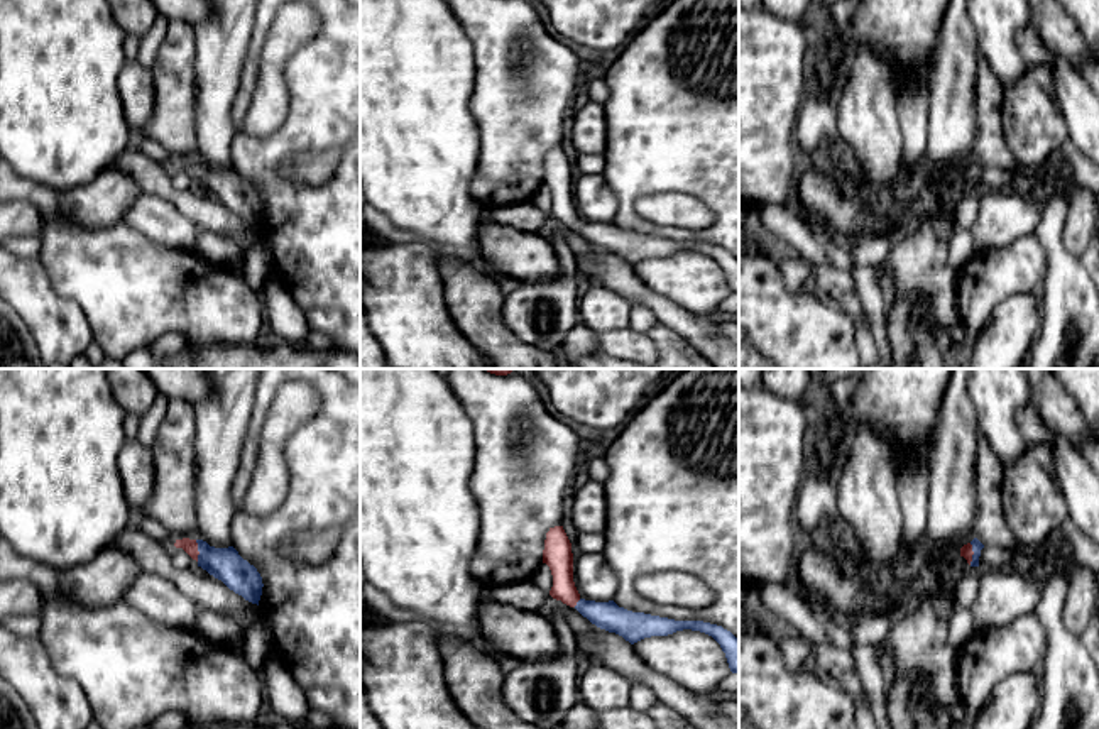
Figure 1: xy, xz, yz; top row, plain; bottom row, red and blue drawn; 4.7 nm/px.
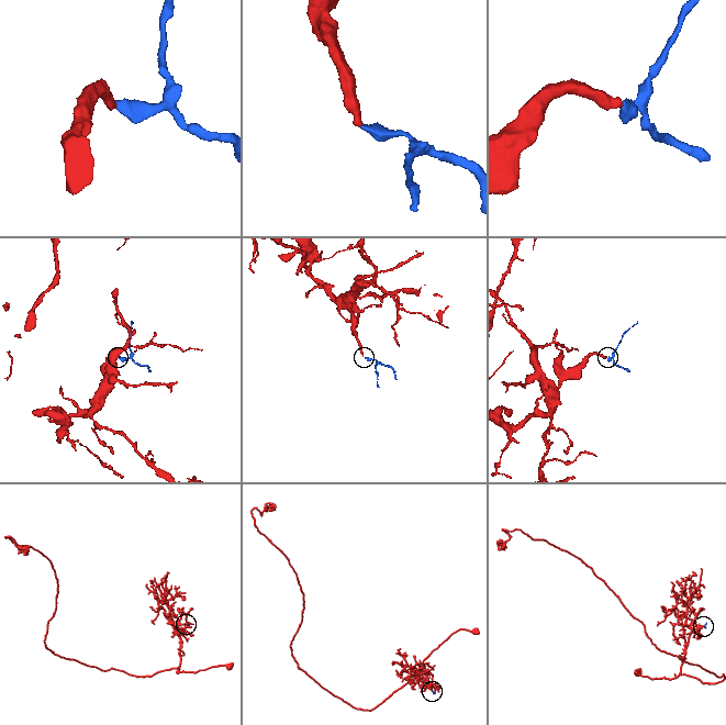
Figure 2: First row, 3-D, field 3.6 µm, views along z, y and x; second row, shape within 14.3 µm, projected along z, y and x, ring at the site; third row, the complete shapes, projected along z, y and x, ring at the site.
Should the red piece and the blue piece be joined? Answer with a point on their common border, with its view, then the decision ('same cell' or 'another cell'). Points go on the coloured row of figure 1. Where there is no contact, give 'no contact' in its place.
contact xy (196, 550); same cell

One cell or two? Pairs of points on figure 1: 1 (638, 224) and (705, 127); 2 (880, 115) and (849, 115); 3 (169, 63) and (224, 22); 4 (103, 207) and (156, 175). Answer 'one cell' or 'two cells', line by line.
1: one cell
2: one cell
3: two cells
4: two cells

